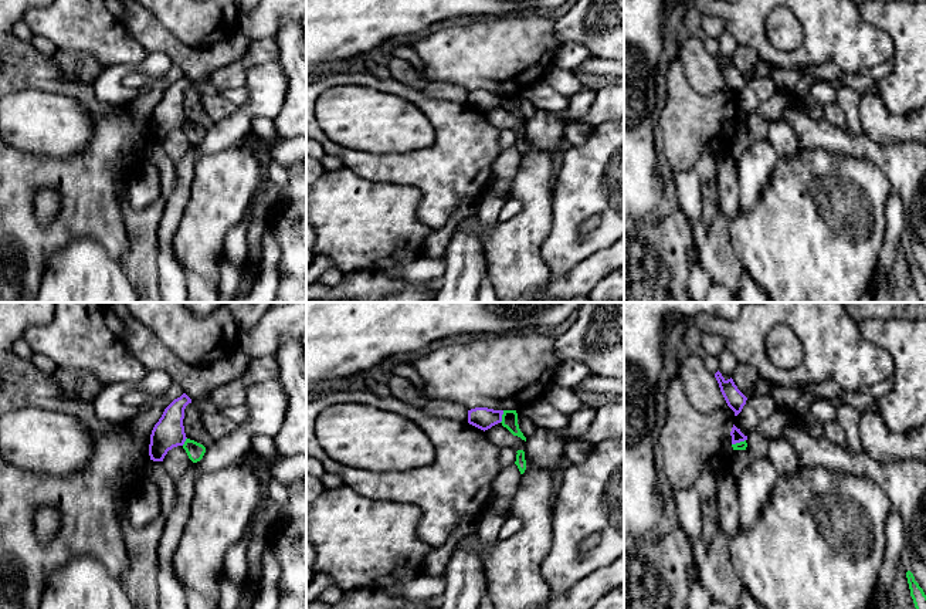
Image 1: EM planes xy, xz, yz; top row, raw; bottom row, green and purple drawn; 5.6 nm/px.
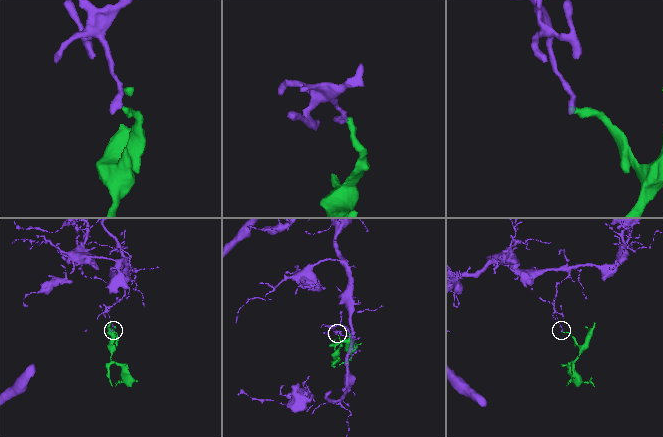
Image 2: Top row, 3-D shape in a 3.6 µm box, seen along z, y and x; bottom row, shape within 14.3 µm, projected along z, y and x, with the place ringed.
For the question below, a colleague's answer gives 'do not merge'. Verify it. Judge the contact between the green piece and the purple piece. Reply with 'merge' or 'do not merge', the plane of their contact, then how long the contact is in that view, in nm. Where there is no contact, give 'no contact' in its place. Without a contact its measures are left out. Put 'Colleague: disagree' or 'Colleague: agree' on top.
Colleague: agree
do not merge | xz | 80 nm

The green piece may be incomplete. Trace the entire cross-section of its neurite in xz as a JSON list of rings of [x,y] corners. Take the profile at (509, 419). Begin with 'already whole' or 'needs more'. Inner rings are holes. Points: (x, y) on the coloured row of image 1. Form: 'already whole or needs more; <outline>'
already whole; [[[503,410],[502,415],[502,426],[506,427],[513,436],[520,437],[522,440],[526,441],[526,437],[523,436],[523,433],[519,429],[518,424],[518,413],[516,410]]]

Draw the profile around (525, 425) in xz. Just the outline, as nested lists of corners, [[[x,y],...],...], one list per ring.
[[[516,409],[518,413],[518,424],[520,432],[525,437],[529,437],[535,433],[536,426],[520,412],[520,409]]]

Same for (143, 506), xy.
[[[143,477],[129,497],[126,520],[133,528],[143,528],[159,515],[159,488],[153,481]]]

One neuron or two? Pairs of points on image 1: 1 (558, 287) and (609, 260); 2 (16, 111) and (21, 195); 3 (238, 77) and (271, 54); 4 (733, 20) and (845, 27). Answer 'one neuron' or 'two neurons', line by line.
1: one neuron
2: two neurons
3: one neuron
4: one neuron

